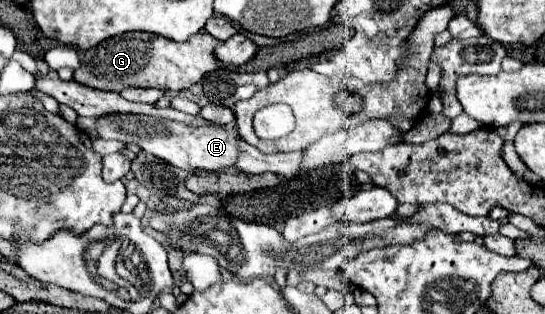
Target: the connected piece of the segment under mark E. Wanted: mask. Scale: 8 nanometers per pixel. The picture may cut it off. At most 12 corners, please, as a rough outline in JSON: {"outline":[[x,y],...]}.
{"outline":[[115,113],[97,135],[135,143],[179,169],[221,171],[237,163],[231,125],[193,127]]}

